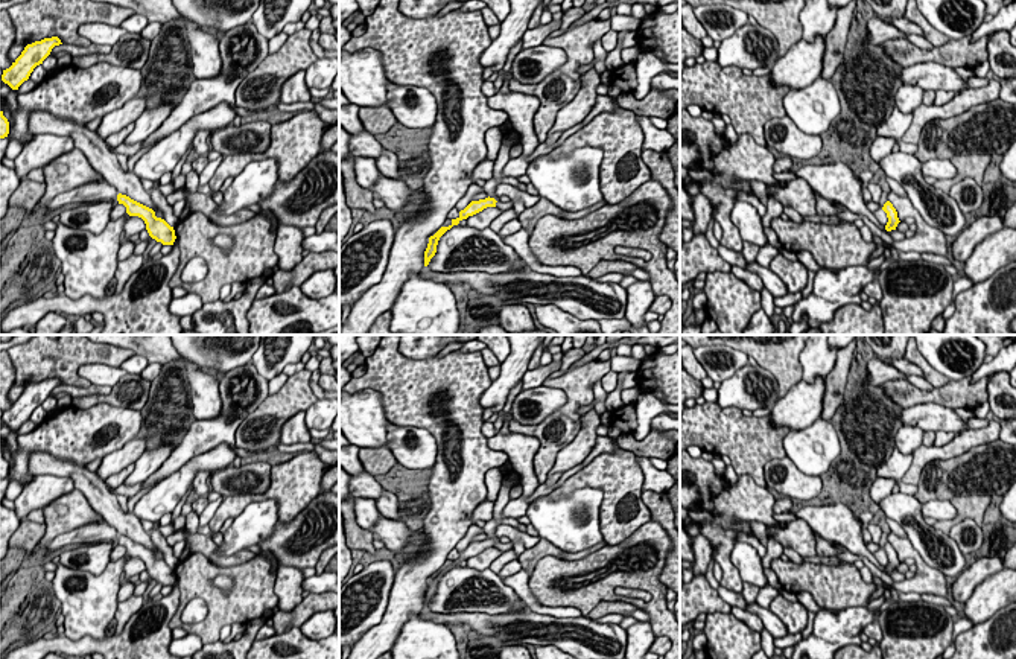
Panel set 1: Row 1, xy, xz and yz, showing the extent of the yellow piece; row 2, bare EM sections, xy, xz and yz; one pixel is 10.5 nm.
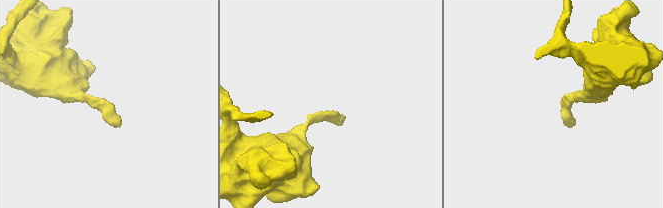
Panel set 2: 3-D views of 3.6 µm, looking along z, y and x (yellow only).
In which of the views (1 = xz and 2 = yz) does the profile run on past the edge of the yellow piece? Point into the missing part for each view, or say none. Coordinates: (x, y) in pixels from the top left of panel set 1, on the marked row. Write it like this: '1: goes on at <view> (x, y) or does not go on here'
1: does not go on here
2: does not go on here

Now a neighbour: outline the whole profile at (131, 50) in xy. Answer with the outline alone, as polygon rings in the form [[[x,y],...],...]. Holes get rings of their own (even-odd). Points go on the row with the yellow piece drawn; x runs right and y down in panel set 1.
[[[128,32],[111,46],[110,53],[73,56],[71,65],[91,67],[99,61],[105,61],[111,65],[123,65],[140,70],[148,61],[149,49],[151,40],[143,38],[140,33]]]

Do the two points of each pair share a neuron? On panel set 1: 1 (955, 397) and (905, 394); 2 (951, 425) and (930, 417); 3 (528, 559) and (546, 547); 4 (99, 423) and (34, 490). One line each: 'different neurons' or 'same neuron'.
1: same neuron
2: same neuron
3: same neuron
4: different neurons

